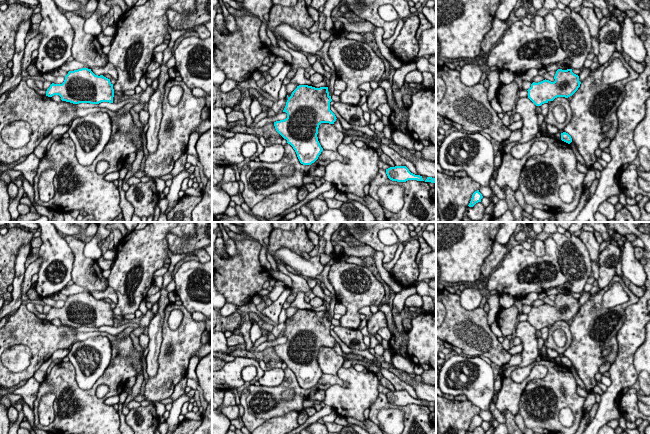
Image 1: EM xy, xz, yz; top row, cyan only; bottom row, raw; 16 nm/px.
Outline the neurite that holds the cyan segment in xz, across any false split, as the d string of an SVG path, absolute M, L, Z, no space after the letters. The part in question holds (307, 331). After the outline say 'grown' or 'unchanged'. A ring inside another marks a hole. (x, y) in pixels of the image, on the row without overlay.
M299 309L283 334L287 342L274 346L276 355L293 371L303 389L314 387L323 375L317 361L319 349L334 348L337 343L330 334L331 325L328 311Z | unchanged

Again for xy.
M91 293L69 295L62 308L52 307L46 320L59 319L62 325L73 328L101 326L113 327L114 313L110 303L95 299Z | unchanged

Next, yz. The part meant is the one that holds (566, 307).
M558 293L554 300L555 305L543 304L531 308L528 315L528 322L536 329L553 325L557 321L568 322L580 311L579 300L572 296L572 293Z | unchanged

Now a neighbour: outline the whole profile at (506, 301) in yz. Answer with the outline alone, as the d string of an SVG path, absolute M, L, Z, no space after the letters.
M509 294L500 295L501 308L510 308L515 305L515 298Z

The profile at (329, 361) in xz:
M321 347L318 352L317 361L323 374L336 376L345 359L338 355L333 348Z

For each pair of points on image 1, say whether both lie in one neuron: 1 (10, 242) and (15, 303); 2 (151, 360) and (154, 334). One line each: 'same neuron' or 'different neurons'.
1: different neurons
2: same neuron

